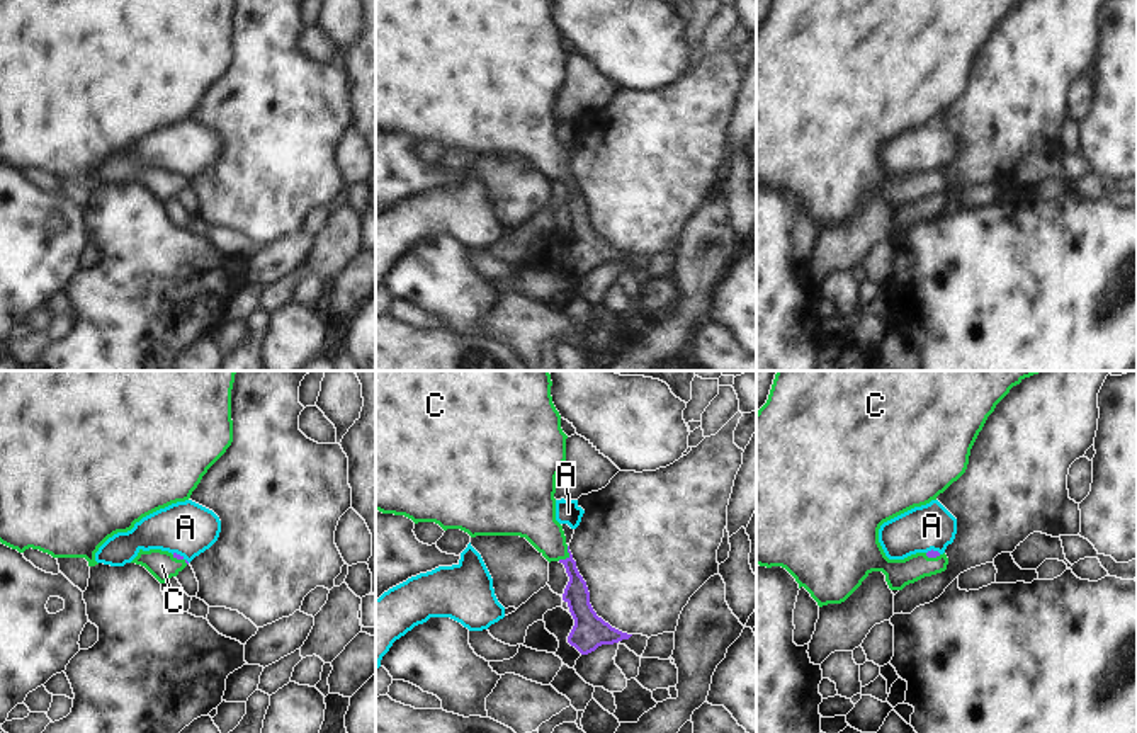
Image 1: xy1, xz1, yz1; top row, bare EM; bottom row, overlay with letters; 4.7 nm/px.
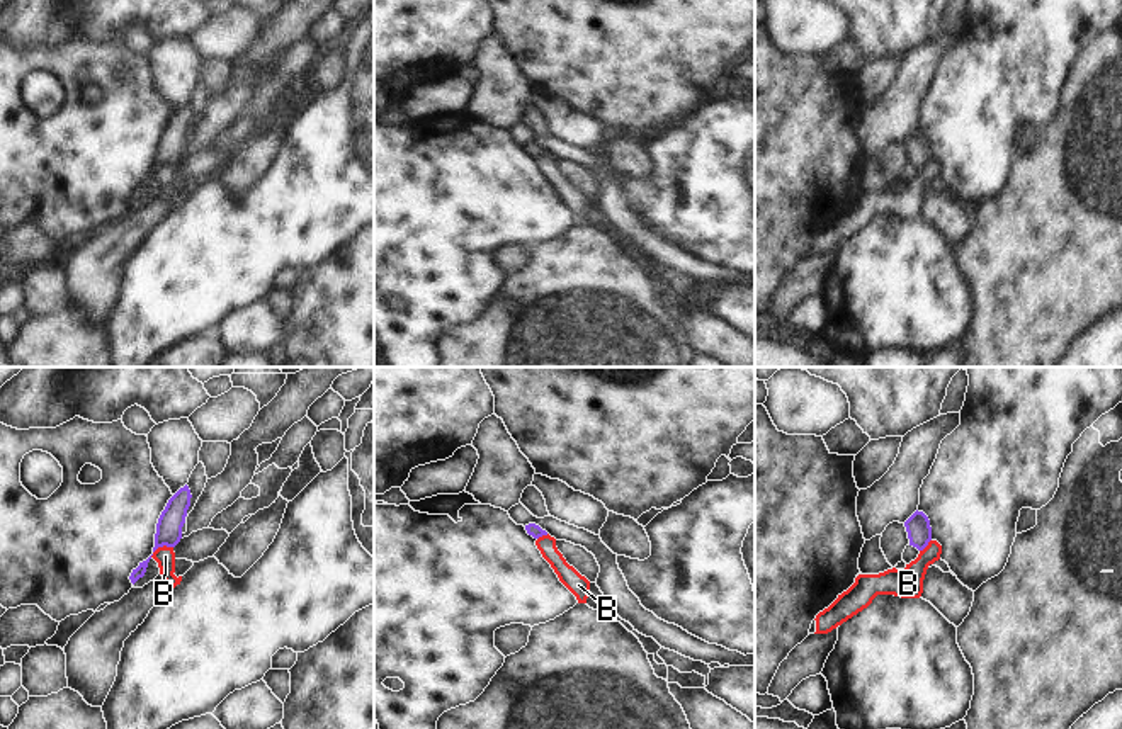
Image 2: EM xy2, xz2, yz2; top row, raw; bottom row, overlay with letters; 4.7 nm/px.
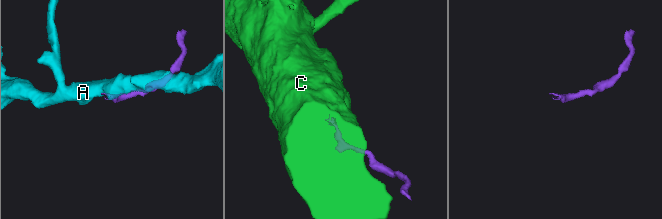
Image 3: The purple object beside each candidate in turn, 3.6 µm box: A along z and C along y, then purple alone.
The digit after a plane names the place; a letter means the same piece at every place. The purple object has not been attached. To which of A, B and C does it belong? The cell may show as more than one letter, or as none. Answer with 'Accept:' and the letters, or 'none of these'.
Accept: C

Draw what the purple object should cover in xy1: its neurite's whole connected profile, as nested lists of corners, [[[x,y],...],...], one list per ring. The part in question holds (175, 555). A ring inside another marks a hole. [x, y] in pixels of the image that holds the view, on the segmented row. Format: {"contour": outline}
{"contour": [[[139,549],[138,556],[131,563],[144,566],[160,583],[177,577],[189,565],[184,556],[161,549]]]}

